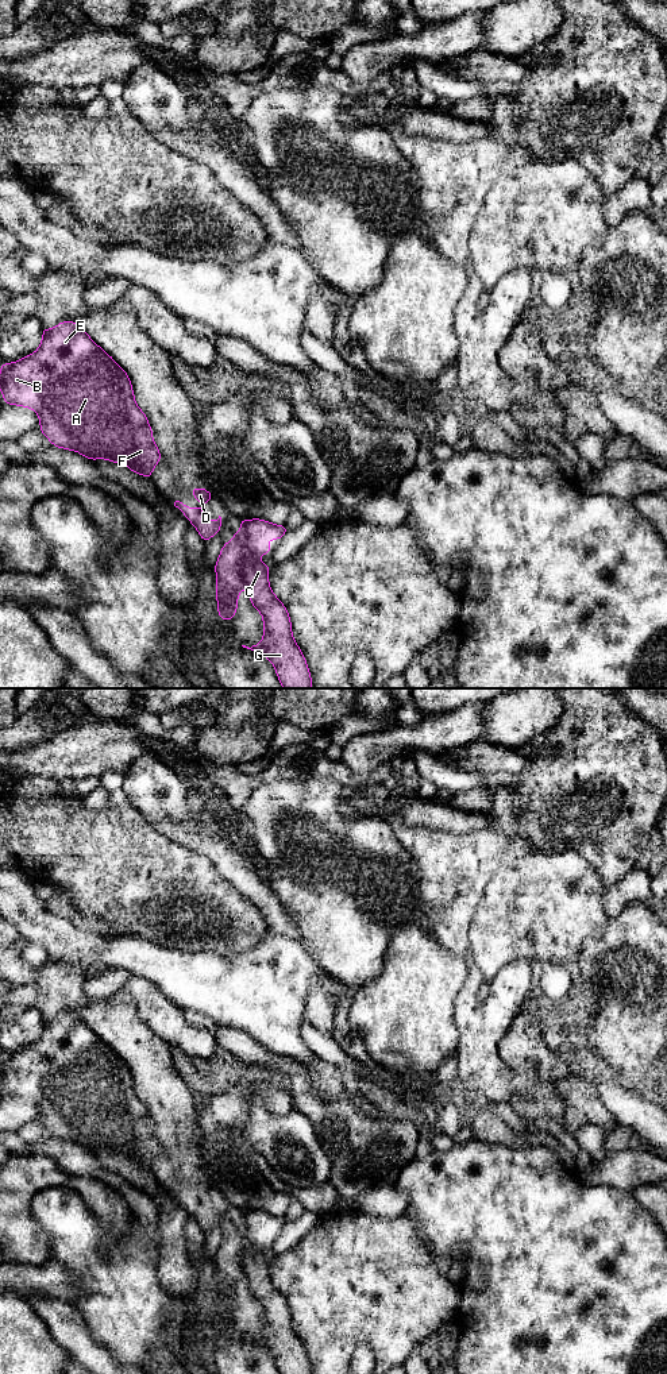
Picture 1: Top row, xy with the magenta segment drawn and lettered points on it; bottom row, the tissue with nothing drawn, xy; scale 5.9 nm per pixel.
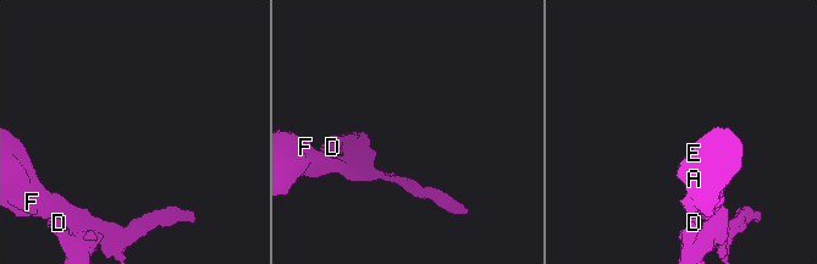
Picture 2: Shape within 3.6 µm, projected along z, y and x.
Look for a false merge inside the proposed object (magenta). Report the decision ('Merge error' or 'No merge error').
Merge error

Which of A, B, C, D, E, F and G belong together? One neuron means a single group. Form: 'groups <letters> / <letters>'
groups A B E F / C D G

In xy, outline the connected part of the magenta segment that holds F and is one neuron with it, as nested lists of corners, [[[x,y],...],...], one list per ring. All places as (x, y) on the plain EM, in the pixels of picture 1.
[[[62,1012],[51,1020],[42,1018],[42,1022],[36,1043],[11,1055],[1,1054],[0,1080],[5,1095],[34,1100],[41,1123],[53,1136],[77,1142],[90,1151],[126,1155],[151,1169],[162,1149],[147,1107],[135,1093],[127,1064],[73,1012]]]

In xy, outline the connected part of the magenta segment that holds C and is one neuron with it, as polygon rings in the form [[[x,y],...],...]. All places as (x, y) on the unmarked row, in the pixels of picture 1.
[[[246,1251],[242,1255],[242,1266],[244,1277],[248,1281],[248,1288],[255,1300],[263,1308],[263,1331],[261,1335],[251,1339],[242,1336],[243,1339],[257,1342],[265,1346],[275,1359],[275,1365],[281,1374],[312,1374],[306,1351],[296,1335],[292,1325],[292,1313],[285,1296],[274,1286],[269,1275],[270,1257],[261,1254],[259,1251]]]

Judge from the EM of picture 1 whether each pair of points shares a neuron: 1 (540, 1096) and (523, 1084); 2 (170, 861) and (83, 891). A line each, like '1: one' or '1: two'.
1: one
2: one

